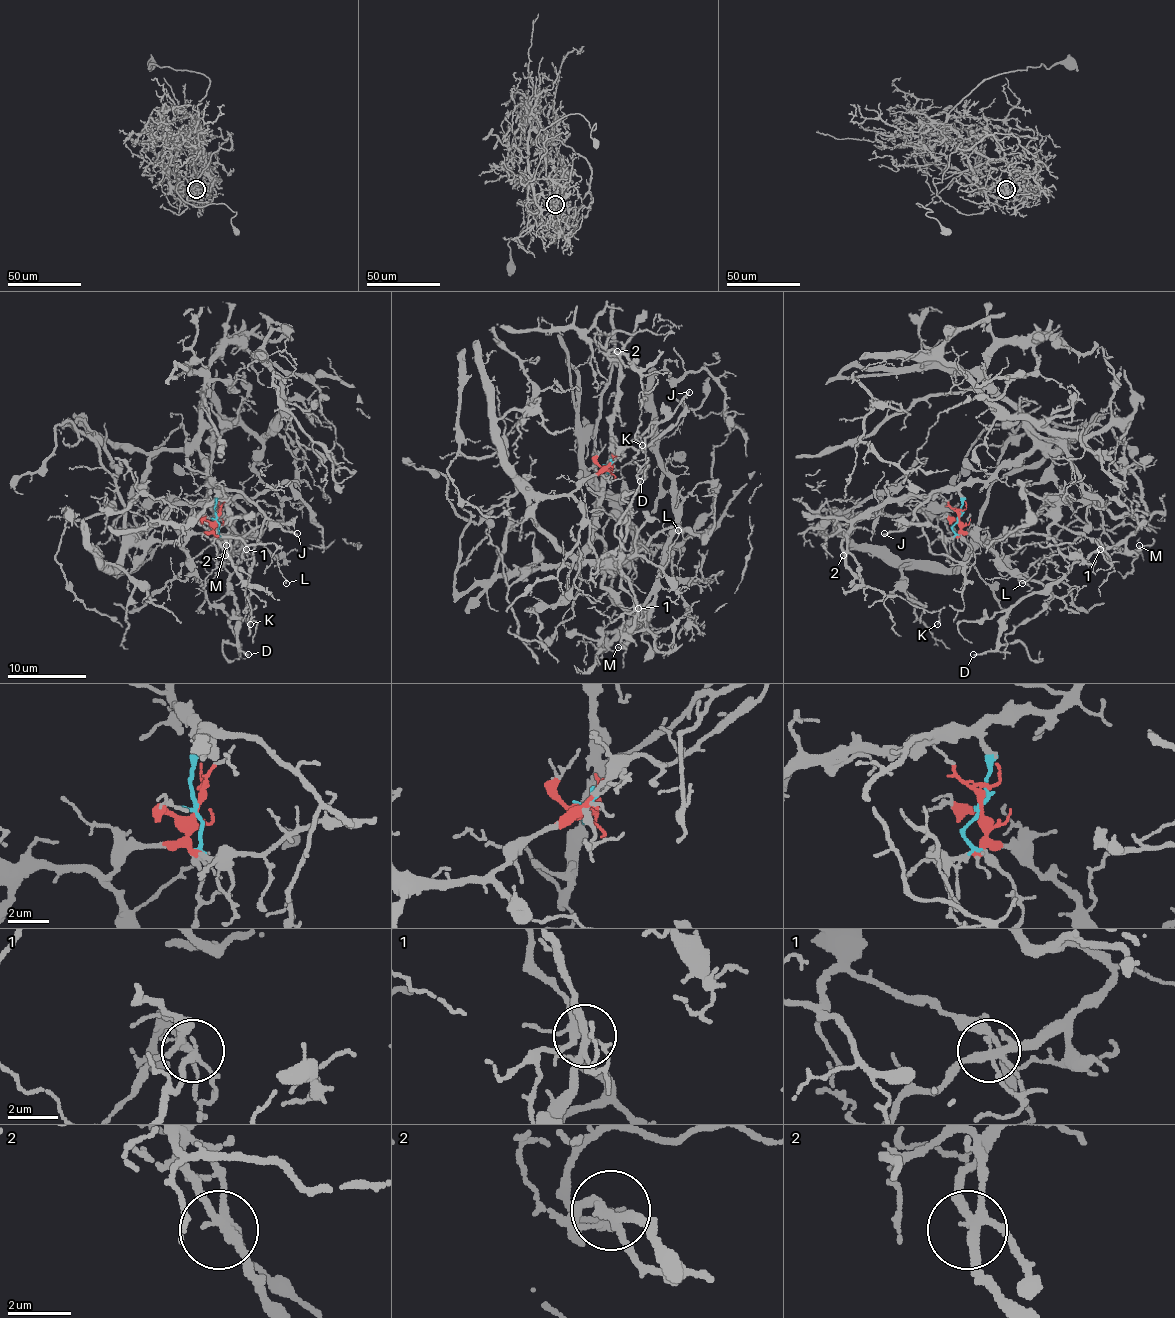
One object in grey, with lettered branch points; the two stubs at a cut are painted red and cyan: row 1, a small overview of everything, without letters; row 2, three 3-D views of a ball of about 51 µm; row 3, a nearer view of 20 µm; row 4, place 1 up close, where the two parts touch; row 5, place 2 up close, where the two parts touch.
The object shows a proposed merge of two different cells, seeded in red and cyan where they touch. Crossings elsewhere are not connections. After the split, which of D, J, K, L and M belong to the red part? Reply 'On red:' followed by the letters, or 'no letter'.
On red: L

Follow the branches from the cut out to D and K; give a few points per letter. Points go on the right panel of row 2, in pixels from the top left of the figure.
D: (959, 518), (961, 488), (1012, 467), (1030, 429), (1139, 524), (1024, 595), (994, 649), (973, 655)
K: (959, 518), (957, 490), (907, 494), (868, 508), (842, 542), (846, 566), (866, 585), (937, 611), (937, 623)

